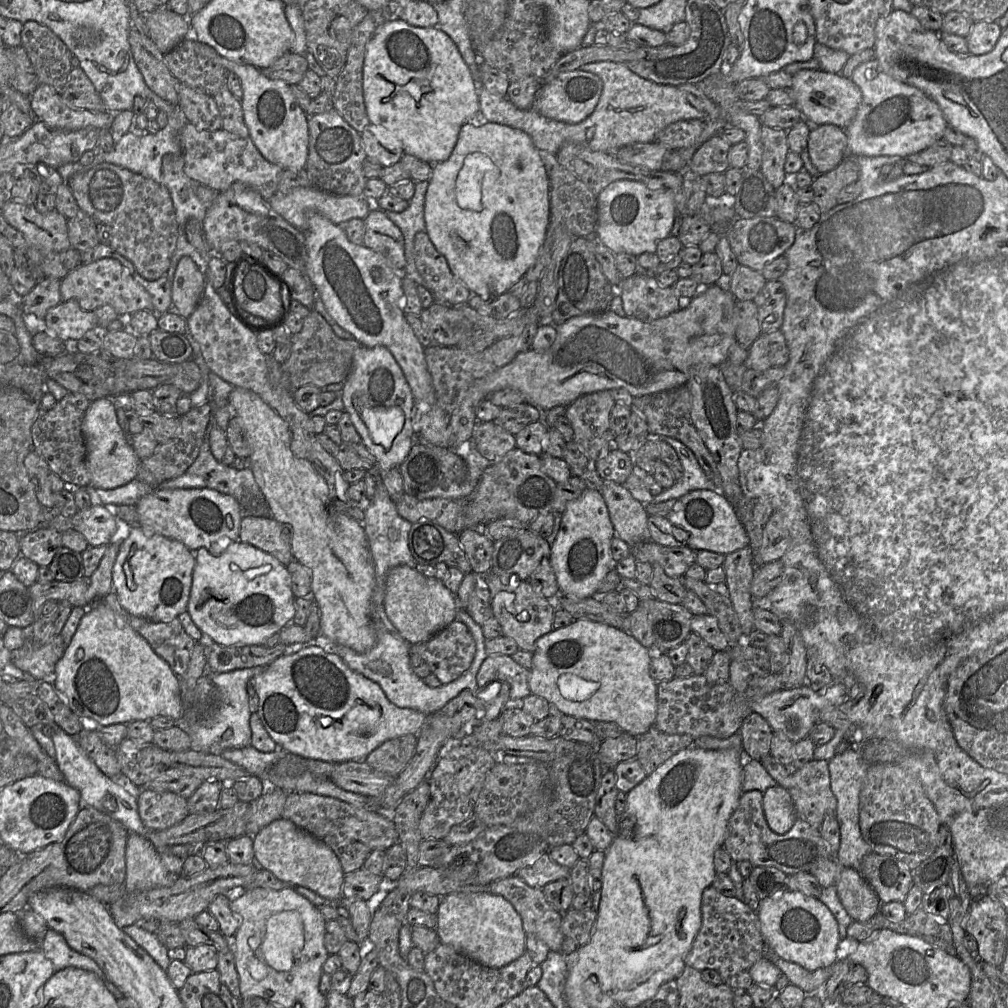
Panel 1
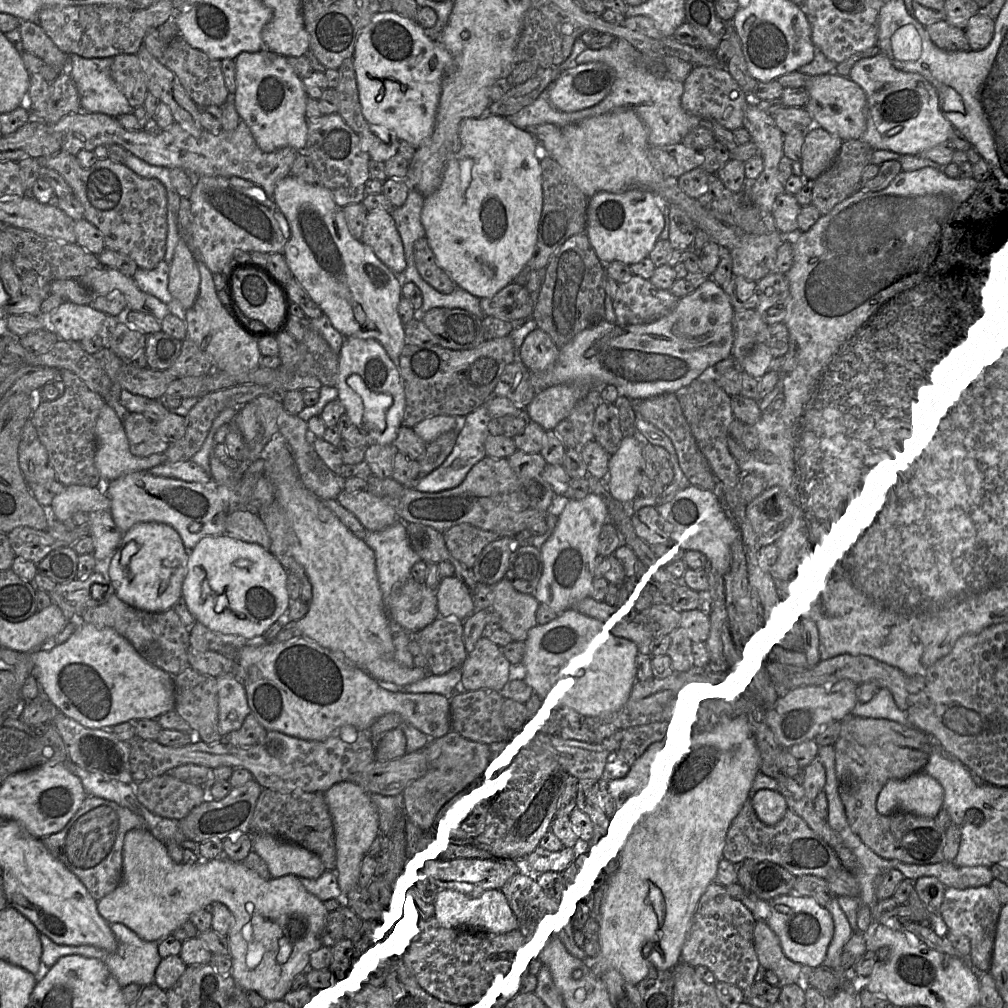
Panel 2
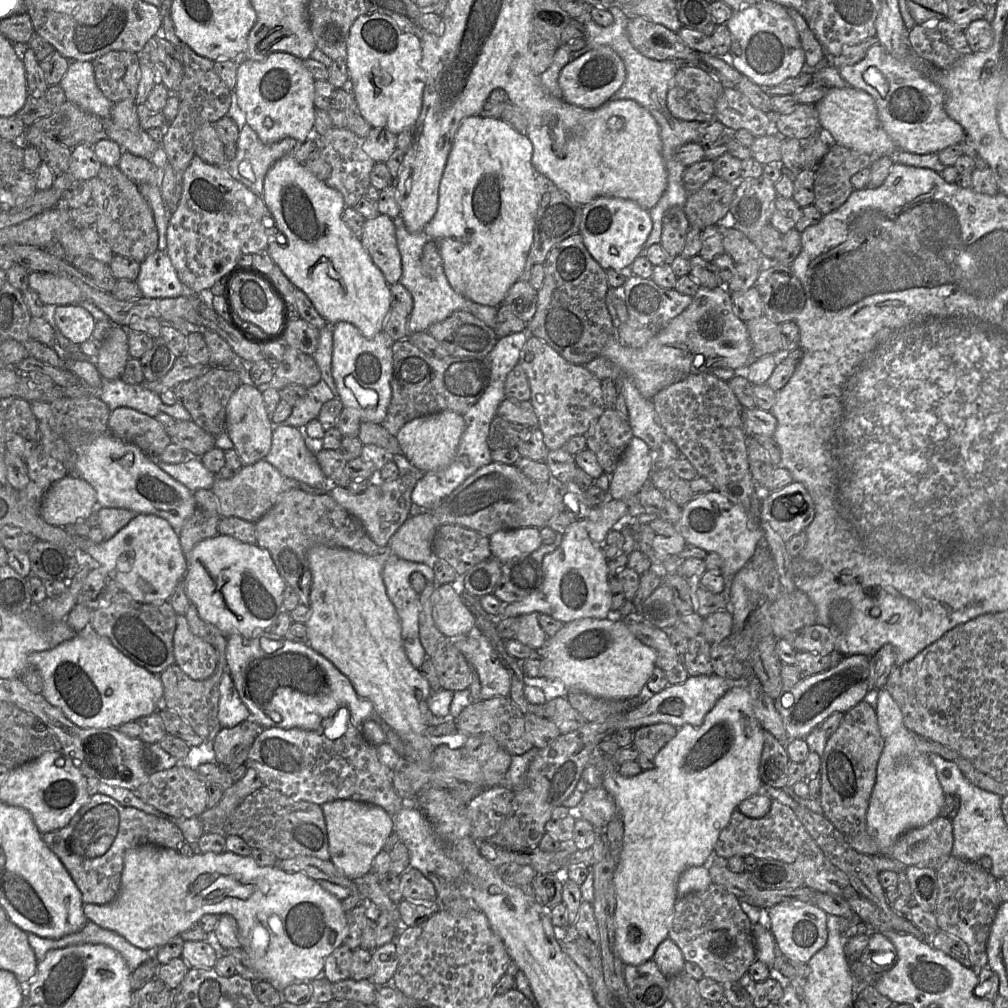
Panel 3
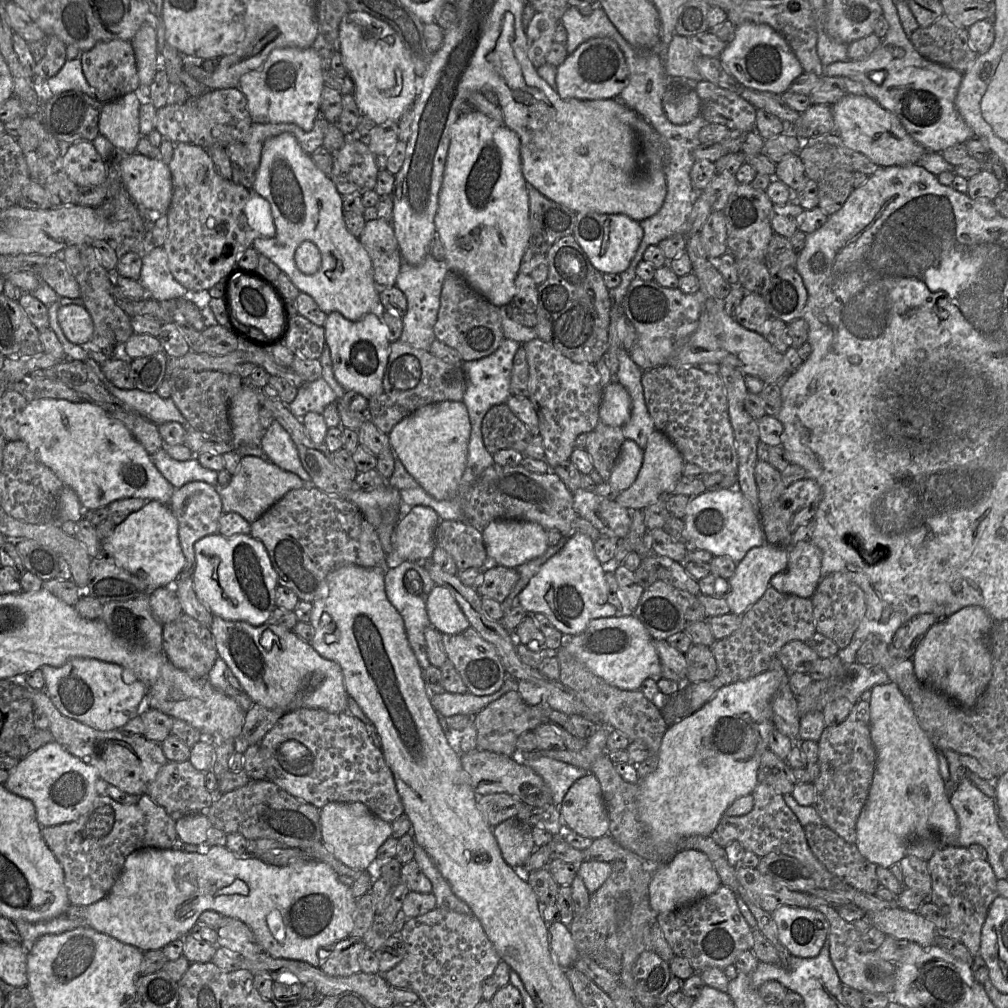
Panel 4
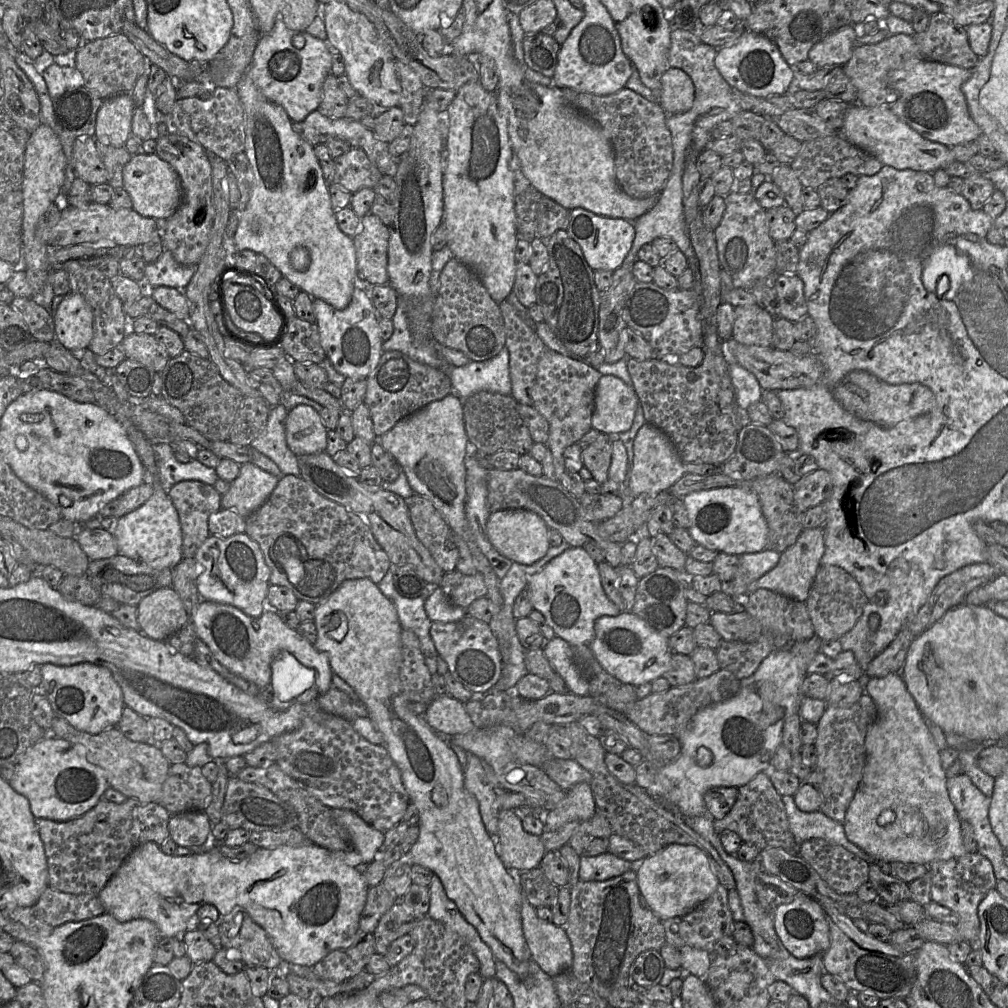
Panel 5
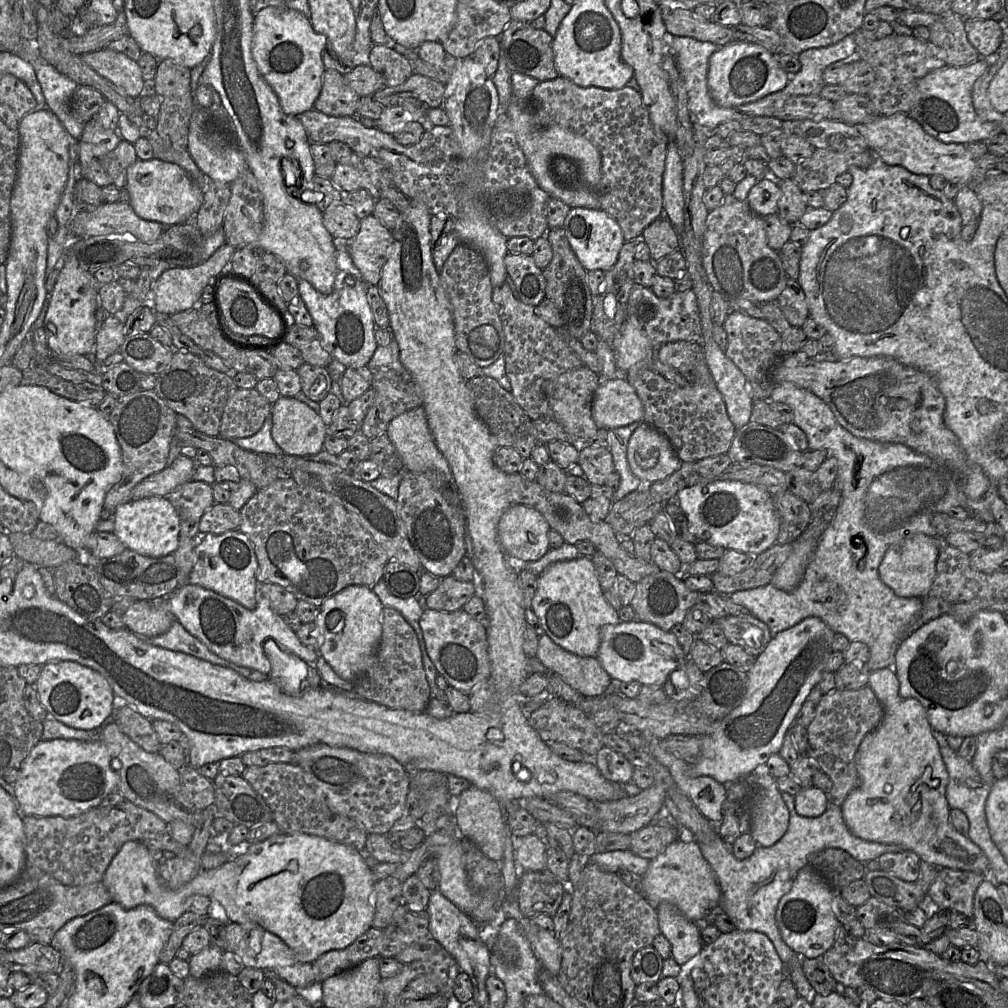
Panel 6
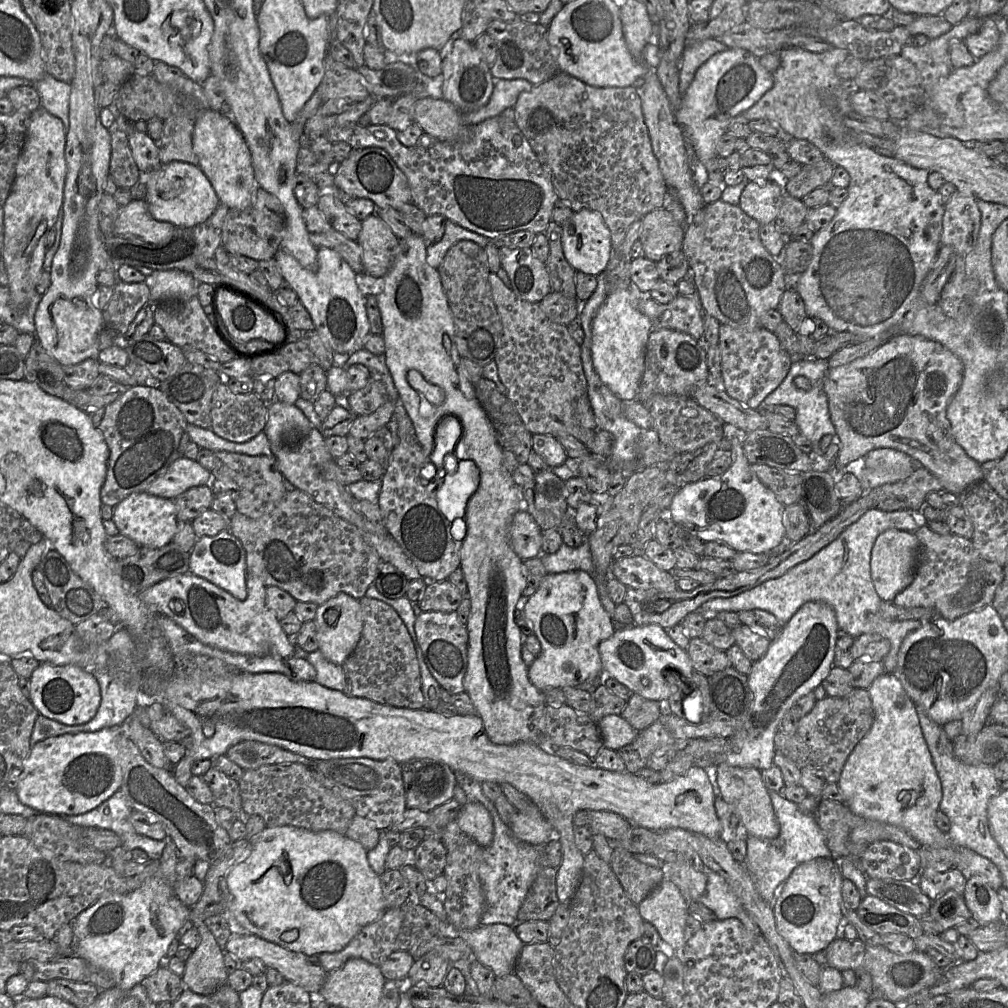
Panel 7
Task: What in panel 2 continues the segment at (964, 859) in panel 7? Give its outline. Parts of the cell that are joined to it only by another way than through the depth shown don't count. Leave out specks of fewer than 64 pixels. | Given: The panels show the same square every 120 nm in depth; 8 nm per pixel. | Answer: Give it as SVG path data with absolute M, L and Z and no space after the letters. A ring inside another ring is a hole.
M920 771L902 780L889 780L877 797L876 809L884 816L906 812L934 819L942 808L943 798L941 784Z

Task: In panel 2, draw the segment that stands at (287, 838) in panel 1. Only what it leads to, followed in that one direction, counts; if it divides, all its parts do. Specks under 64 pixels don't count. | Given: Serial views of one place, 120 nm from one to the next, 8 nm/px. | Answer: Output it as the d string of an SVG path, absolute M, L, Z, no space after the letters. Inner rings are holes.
M254 834L253 851L268 865L272 878L296 876L317 879L327 871L321 858L296 844L269 834Z

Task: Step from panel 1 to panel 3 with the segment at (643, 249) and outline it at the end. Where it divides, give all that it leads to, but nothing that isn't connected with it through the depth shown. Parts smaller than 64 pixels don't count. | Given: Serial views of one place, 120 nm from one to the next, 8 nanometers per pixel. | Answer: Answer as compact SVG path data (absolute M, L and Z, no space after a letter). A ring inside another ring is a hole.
M599 197L582 207L579 234L586 249L604 270L621 271L622 269L630 269L632 263L641 256L652 226L649 211L640 207L636 202L614 197Z

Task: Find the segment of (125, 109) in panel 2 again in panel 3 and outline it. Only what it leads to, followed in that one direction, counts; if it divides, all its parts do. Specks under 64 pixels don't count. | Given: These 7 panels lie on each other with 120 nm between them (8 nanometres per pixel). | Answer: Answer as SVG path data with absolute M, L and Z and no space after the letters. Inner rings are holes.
M69 60L68 69L58 85L66 99L82 110L102 118L110 117L114 103L97 86L91 61Z

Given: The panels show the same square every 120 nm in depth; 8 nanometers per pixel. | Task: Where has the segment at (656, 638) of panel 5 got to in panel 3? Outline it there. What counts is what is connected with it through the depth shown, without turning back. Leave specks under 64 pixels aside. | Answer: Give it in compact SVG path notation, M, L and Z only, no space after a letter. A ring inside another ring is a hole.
M582 618L574 620L568 624L564 624L564 627L553 637L548 637L544 646L536 651L541 656L540 672L542 677L551 680L559 680L567 689L581 690L592 696L606 699L626 700L641 695L641 693L644 693L644 691L646 690L646 683L651 677L654 668L656 667L656 652L649 646L641 643L629 631L623 618Z

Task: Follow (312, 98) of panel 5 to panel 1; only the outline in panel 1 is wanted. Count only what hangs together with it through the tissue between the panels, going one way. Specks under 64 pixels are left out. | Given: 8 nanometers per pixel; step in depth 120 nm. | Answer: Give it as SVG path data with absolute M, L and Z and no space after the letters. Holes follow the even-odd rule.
M199 43L196 52L239 77L243 91L241 105L244 122L249 130L249 137L262 156L283 169L304 169L309 144L308 115L299 106L290 85L283 80L267 78L253 65L230 61L206 44Z

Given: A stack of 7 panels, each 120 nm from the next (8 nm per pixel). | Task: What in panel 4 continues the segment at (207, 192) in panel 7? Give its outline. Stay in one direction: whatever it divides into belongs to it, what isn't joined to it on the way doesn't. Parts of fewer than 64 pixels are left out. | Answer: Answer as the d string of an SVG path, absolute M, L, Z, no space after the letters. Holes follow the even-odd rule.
M137 152L121 155L120 177L131 198L144 212L168 212L173 194L172 175L169 165L161 159Z

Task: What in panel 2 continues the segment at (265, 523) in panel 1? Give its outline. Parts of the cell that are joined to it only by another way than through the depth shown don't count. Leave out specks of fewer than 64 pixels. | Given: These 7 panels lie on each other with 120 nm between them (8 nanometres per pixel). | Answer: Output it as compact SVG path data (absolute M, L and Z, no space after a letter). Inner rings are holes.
M235 510L228 514L225 535L270 550L271 539L265 524L258 514L248 510Z

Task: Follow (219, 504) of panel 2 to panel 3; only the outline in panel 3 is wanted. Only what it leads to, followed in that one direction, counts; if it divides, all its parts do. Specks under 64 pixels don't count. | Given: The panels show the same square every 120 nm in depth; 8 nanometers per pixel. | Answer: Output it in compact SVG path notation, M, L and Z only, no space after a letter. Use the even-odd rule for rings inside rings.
M107 431L106 433L102 434L98 438L96 438L88 448L86 448L82 454L77 458L76 464L75 464L75 474L69 474L69 475L77 475L80 478L87 481L96 491L97 496L97 503L101 505L101 507L105 508L125 508L128 510L133 511L135 514L152 514L156 515L158 517L161 517L169 522L169 524L172 526L174 531L177 534L180 534L180 531L185 523L185 521L192 516L192 514L195 511L195 500L193 496L193 492L190 491L188 488L186 488L183 484L173 479L169 474L165 473L163 470L161 470L157 465L157 460L155 458L151 458L148 455L146 455L142 450L140 450L137 446L134 444L128 443L119 437L115 436L110 431Z

